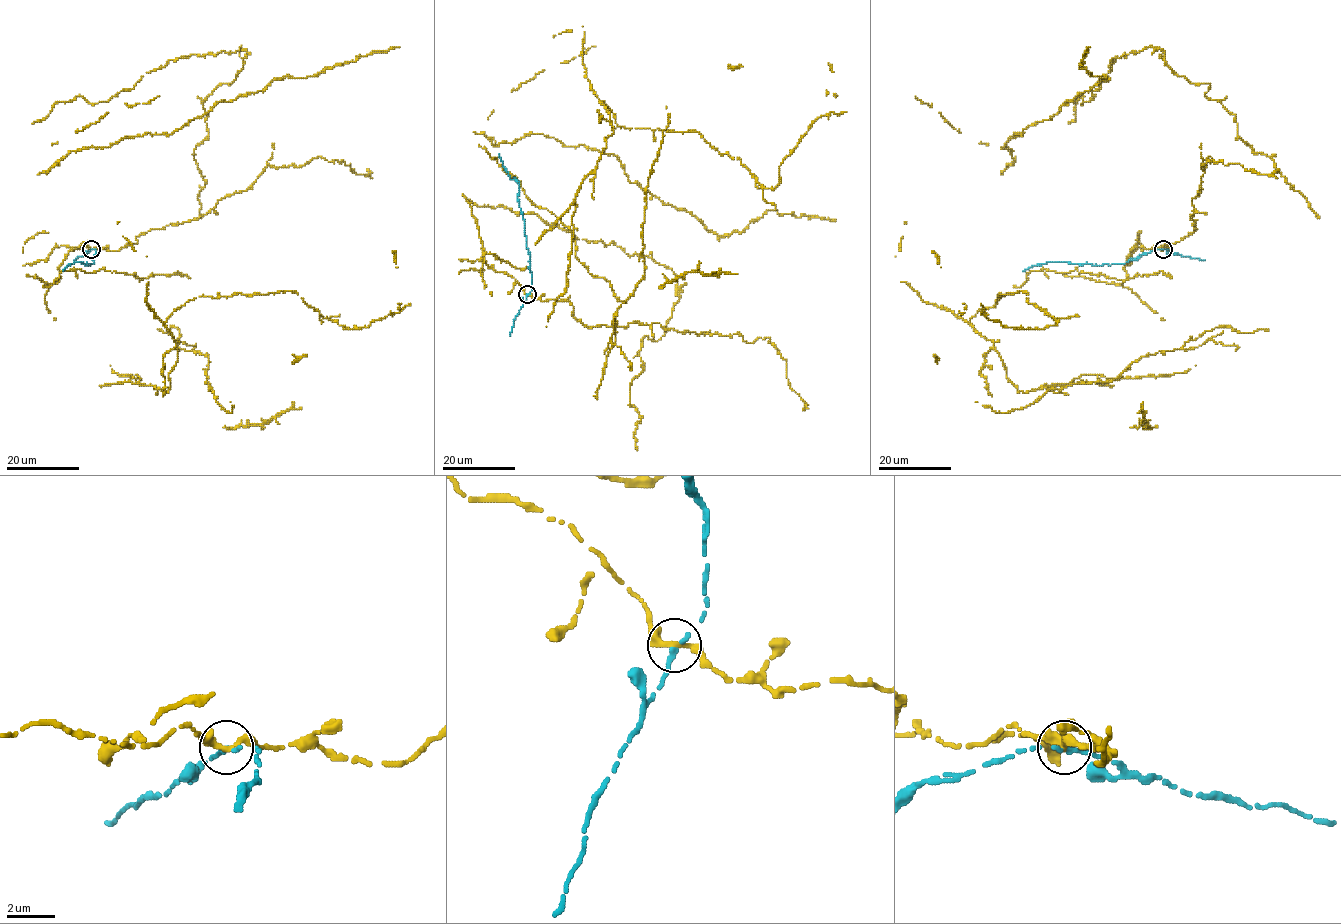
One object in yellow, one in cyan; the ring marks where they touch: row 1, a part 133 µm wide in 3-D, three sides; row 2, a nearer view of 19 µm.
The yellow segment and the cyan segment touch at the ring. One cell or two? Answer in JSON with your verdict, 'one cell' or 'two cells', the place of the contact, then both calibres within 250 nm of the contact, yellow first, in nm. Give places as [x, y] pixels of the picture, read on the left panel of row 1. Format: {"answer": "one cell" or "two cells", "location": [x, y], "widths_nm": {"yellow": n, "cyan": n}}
{"answer": "two cells", "location": [91, 249], "widths_nm": {"yellow": 260, "cyan": 280}}

